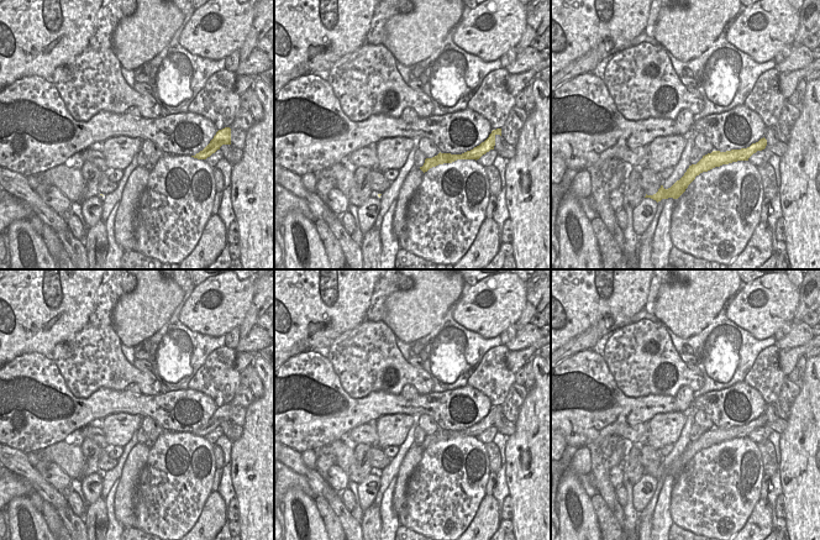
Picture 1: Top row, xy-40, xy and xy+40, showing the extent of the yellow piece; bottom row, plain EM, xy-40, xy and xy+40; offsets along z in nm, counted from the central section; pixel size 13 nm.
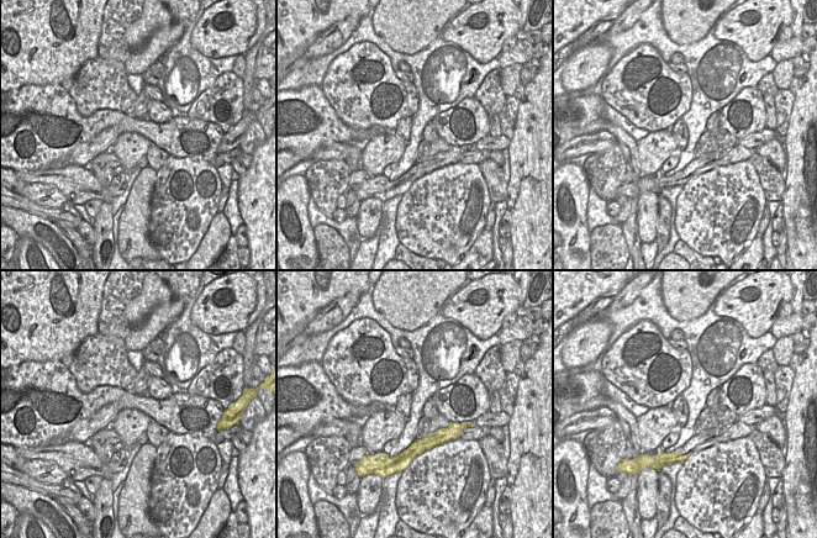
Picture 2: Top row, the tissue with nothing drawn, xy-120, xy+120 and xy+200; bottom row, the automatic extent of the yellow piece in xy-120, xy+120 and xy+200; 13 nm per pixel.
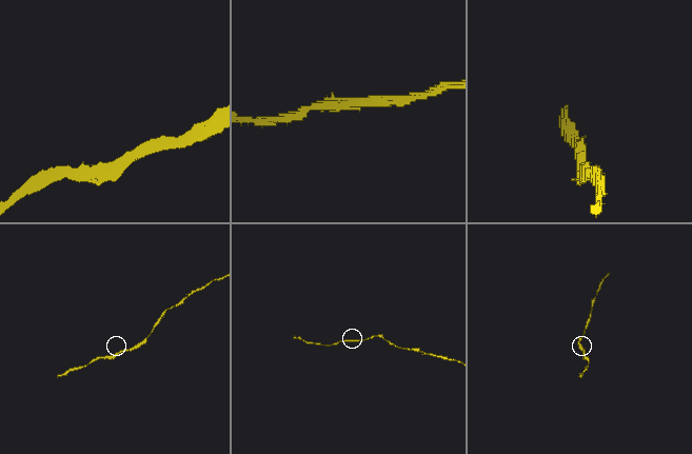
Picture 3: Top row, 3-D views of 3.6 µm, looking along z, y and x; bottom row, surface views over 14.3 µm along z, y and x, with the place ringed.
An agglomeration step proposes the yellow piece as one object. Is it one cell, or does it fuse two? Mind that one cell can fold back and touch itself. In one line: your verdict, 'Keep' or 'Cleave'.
Keep

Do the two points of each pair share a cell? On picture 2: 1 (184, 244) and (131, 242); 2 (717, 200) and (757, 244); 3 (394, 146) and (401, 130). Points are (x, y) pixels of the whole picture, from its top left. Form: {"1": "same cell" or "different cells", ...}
{"1": "different cells", "2": "different cells", "3": "different cells"}

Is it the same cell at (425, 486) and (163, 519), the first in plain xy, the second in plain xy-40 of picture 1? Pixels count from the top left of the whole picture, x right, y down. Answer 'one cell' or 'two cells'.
one cell

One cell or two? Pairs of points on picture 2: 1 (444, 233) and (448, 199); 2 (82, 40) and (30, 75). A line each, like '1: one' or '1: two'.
1: one
2: one

